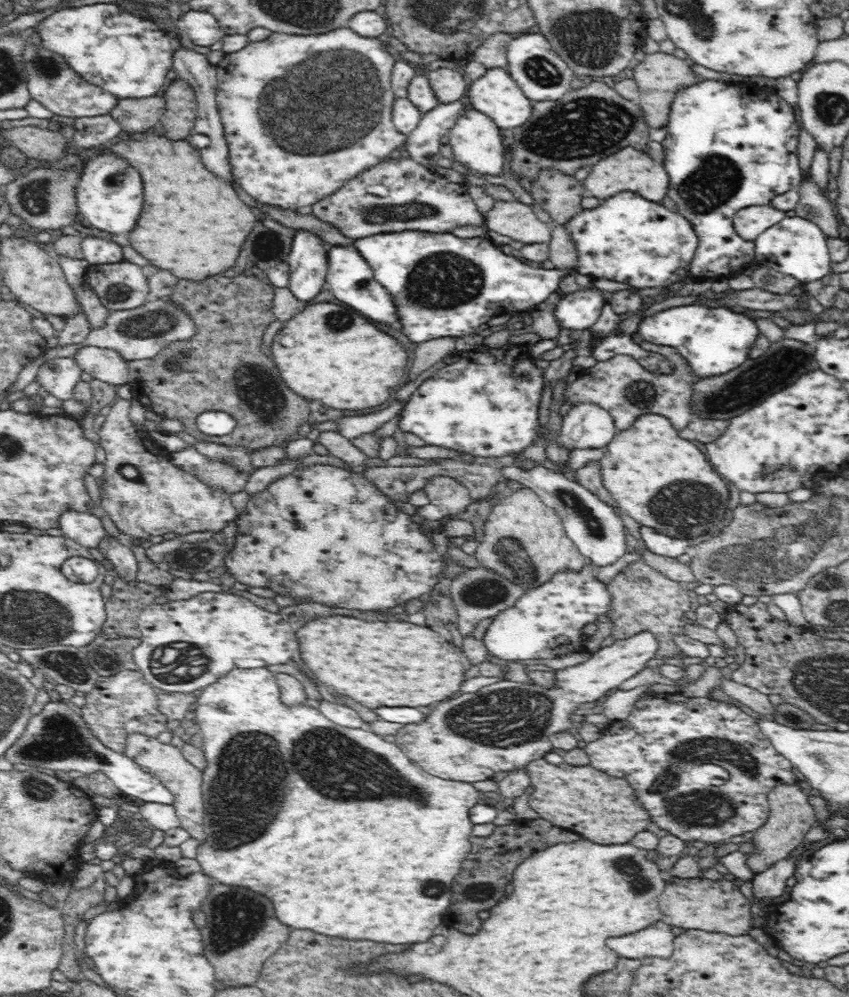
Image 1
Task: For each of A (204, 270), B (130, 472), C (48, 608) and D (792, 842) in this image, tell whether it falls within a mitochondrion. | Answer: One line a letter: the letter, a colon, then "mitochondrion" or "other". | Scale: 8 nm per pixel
A: other
B: mitochondrion
C: mitochondrion
D: other

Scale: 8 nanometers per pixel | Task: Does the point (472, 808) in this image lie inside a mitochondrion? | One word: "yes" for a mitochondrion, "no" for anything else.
no

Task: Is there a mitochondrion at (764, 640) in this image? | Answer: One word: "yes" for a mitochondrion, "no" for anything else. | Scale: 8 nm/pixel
no

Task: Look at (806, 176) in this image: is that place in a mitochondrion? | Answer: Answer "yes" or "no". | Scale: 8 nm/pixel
no

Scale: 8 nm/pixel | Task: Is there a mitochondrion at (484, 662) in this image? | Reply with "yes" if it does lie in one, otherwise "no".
no

